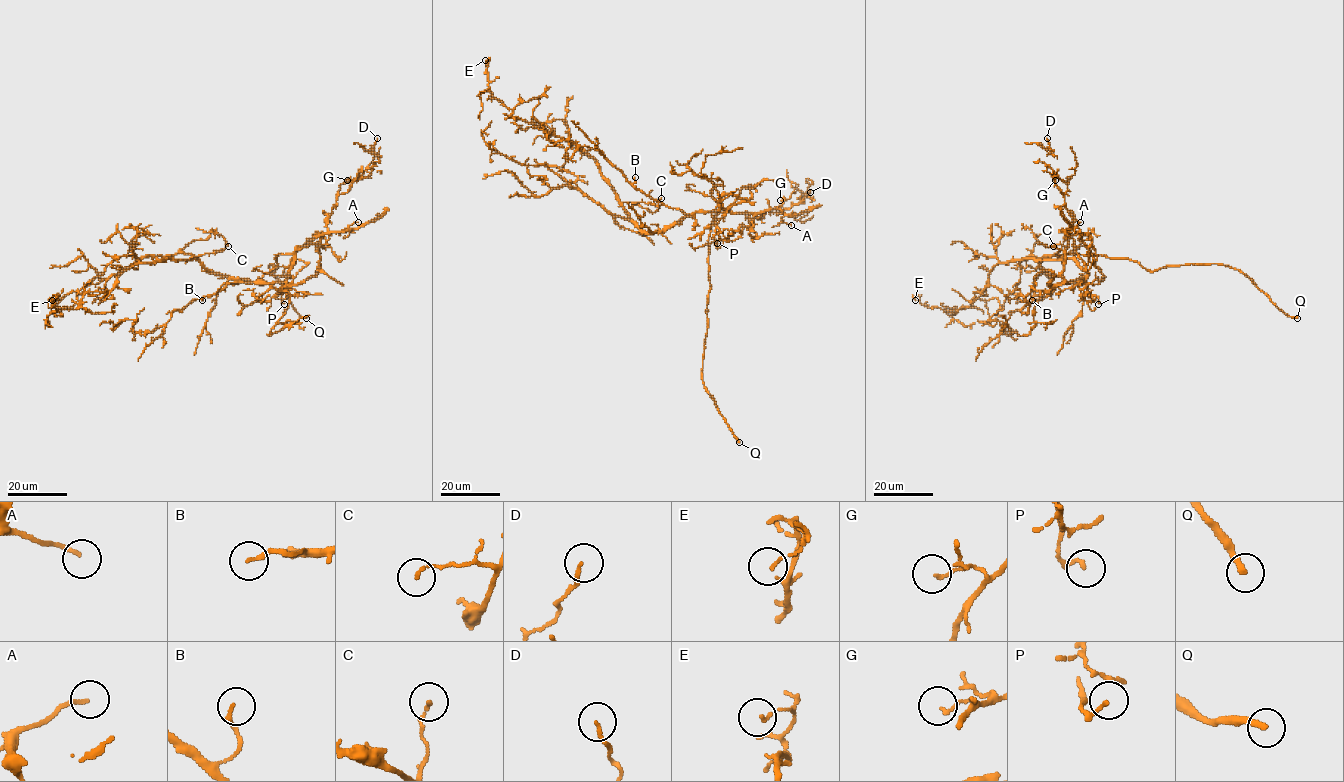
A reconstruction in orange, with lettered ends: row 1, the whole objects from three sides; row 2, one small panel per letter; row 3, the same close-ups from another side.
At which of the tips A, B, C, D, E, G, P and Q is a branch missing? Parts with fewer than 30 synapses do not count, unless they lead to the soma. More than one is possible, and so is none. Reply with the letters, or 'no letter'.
A, Q

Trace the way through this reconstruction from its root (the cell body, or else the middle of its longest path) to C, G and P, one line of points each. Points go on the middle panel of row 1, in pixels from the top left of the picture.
C: (683, 216), (661, 230), (644, 232), (622, 203), (645, 202), (658, 207), (661, 198)
G: (683, 216), (724, 208), (732, 213), (759, 213), (761, 218), (786, 199), (780, 200)
P: (683, 216), (709, 212), (717, 227), (714, 241), (717, 243)

